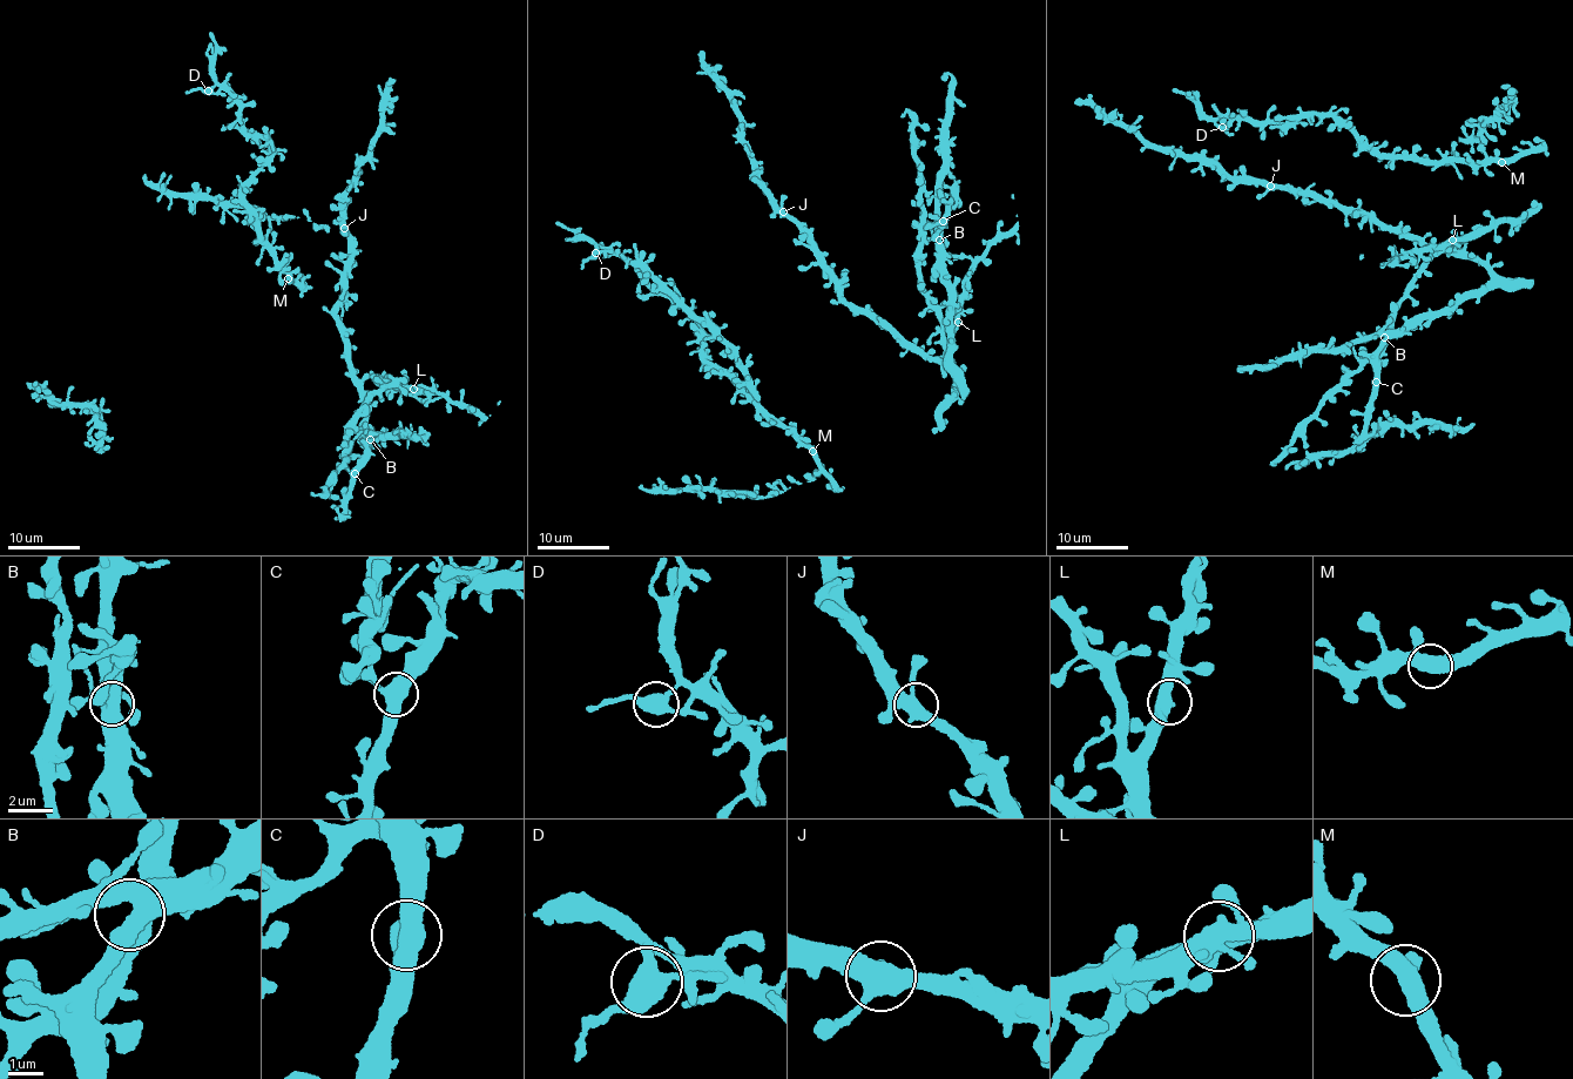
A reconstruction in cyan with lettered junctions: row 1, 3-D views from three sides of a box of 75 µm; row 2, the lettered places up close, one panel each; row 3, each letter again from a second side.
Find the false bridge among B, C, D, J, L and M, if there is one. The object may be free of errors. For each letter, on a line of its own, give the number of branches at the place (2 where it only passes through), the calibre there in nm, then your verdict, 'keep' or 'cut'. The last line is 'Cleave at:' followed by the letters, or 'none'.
B: branches 3; calibre 400 nm; keep
C: branches 3; calibre 480 nm; keep
D: branches 3; calibre 460 nm; cut
J: branches 3; calibre 460 nm; keep
L: branches 3; calibre 440 nm; keep
M: branches 3; calibre 420 nm; keep
Cleave at: D

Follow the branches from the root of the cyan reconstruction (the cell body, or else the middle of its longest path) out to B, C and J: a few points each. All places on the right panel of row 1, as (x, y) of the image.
B: (1514, 220), (1499, 217), (1453, 243), (1464, 241), (1464, 250), (1478, 258), (1491, 282), (1384, 337)
C: (1514, 220), (1499, 217), (1453, 243), (1464, 241), (1491, 282), (1386, 341), (1376, 353), (1376, 382)
J: (1514, 220), (1499, 217), (1453, 243), (1464, 241), (1462, 250), (1439, 251), (1381, 223), (1270, 186)

